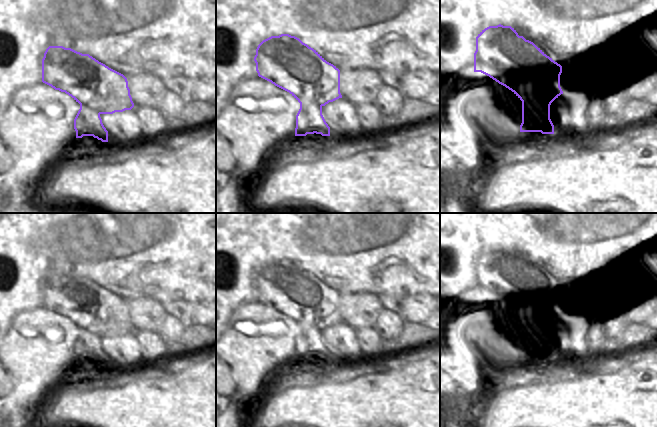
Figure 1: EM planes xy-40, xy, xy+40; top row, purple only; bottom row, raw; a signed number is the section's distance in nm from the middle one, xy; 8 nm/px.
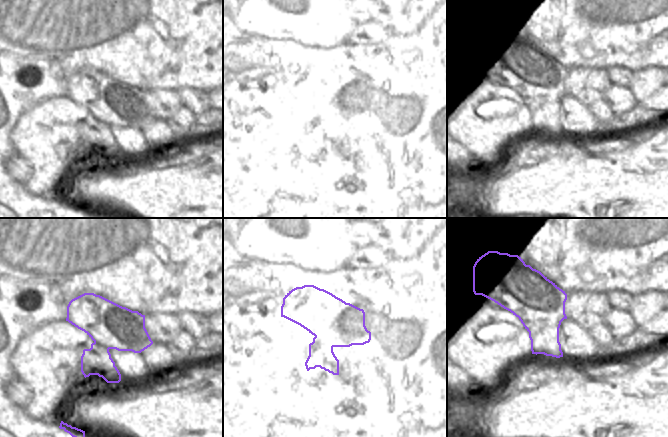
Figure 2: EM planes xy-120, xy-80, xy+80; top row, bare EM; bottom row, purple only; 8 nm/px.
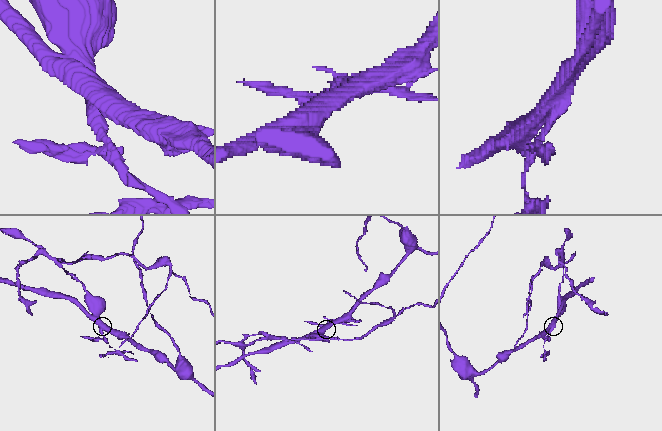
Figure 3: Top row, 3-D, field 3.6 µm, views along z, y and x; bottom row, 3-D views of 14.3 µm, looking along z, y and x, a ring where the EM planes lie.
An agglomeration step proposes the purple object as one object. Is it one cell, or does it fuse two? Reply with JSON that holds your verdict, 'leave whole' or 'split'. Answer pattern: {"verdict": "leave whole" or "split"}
{"verdict": "split"}

